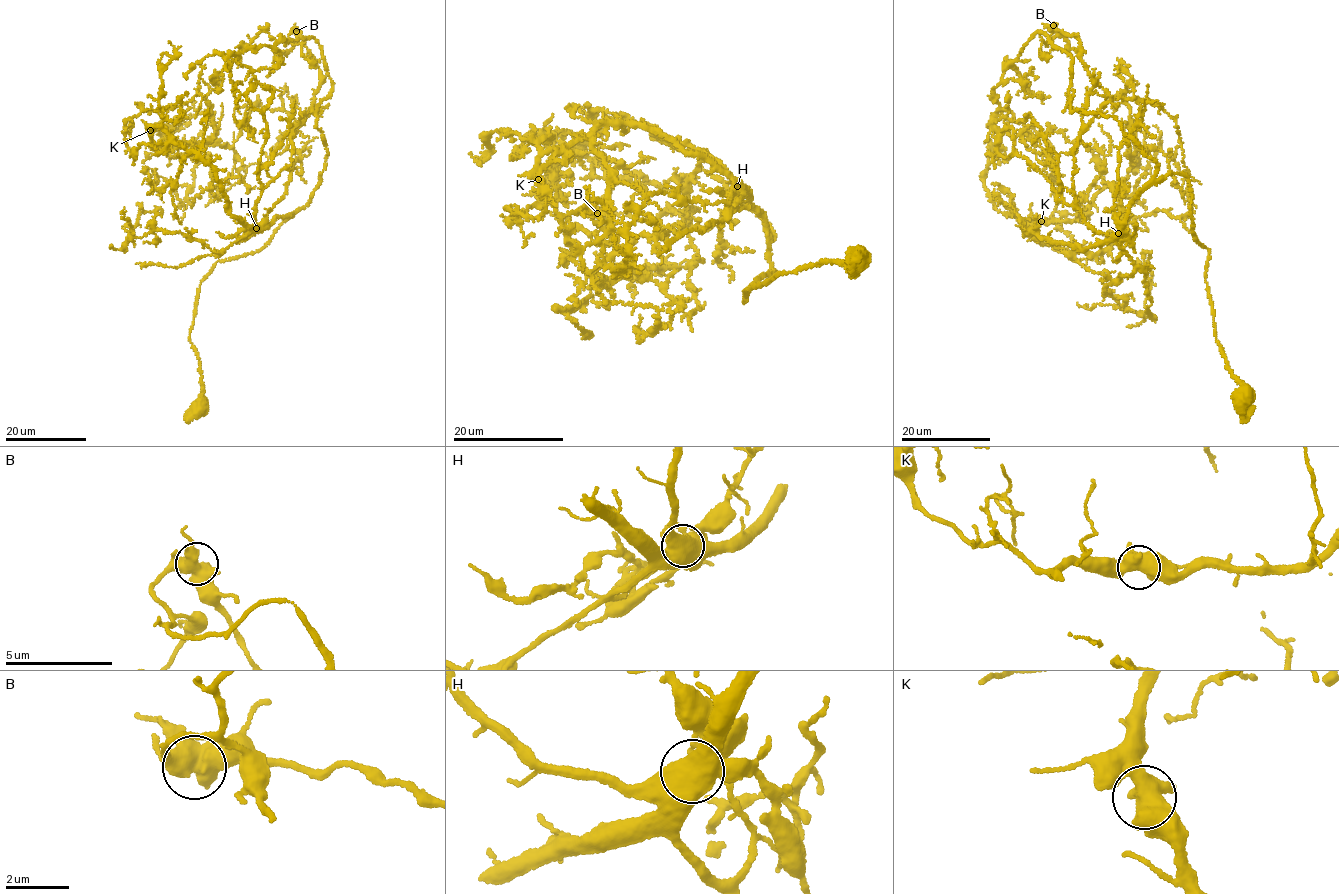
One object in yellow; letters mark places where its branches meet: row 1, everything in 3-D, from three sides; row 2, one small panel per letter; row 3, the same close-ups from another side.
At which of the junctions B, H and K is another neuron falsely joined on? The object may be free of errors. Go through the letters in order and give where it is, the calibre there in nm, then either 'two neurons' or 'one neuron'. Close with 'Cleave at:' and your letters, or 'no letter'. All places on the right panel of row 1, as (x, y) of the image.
B: (1053, 25) | 550 nm | one neuron
H: (1118, 233) | 600 nm | two neurons
K: (1041, 221) | 500 nm | one neuron
Cleave at: H

